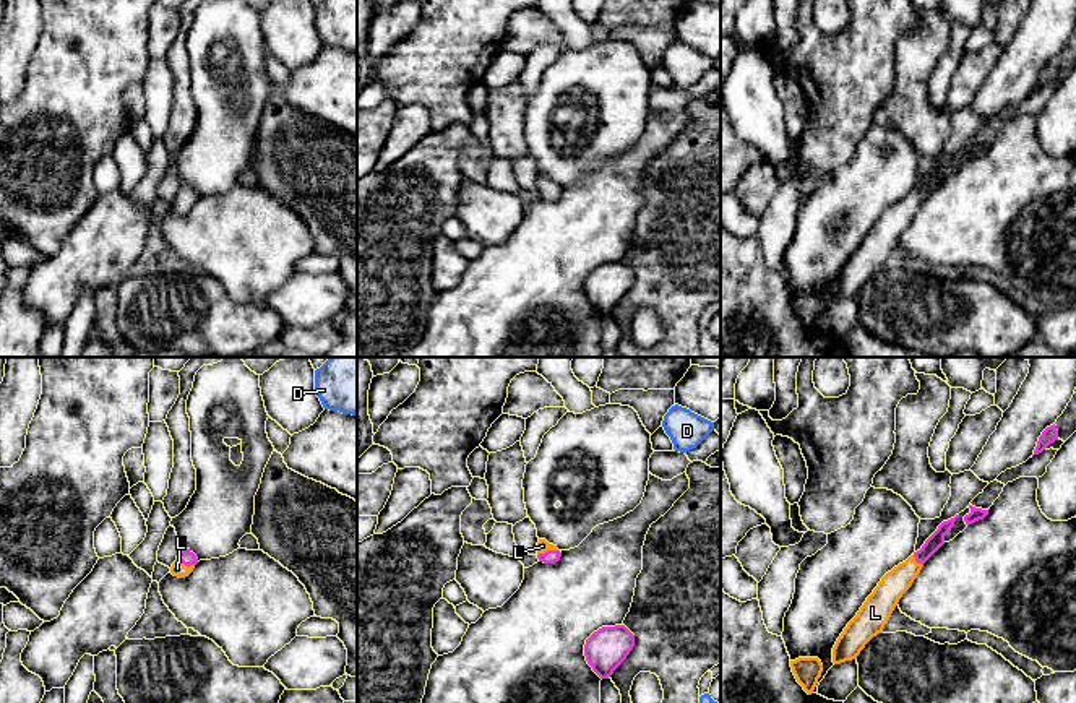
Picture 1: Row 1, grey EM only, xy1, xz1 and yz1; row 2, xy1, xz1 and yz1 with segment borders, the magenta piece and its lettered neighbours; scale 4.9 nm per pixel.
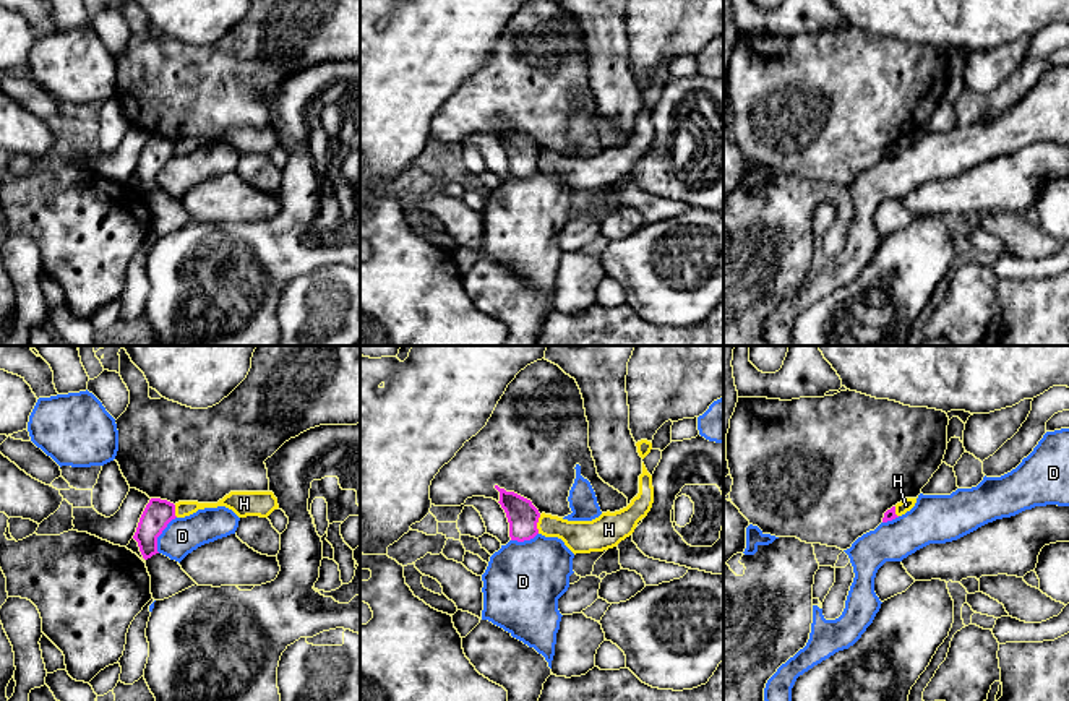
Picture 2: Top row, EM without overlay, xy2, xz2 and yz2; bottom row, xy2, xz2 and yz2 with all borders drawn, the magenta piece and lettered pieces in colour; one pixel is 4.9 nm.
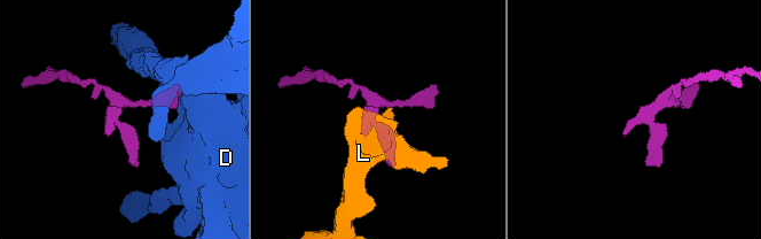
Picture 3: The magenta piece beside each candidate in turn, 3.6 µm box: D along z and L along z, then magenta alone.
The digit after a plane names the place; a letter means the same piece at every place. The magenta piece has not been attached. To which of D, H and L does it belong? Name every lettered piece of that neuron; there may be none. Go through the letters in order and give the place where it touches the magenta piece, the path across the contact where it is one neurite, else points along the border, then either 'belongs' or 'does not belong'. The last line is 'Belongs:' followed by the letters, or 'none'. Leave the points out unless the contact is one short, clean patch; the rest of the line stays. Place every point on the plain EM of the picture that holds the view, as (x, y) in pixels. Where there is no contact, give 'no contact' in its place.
D: xy2 (161, 169) | along xy2 (176, 153), (158, 174), (158, 189) | does not belong
H: xz2 (536, 161) | does not belong
L: xz1 (547, 187) | across xz1 (550, 192), (547, 187), (542, 182) | belongs
Belongs: L

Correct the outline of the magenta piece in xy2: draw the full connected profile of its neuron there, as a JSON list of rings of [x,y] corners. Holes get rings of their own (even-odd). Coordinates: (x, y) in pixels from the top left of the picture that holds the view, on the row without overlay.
[[[161,135],[149,136],[140,154],[136,169],[133,172],[133,175],[138,178],[140,188],[144,196],[159,190],[157,174],[162,170],[167,161],[175,154],[177,153],[174,140]]]

